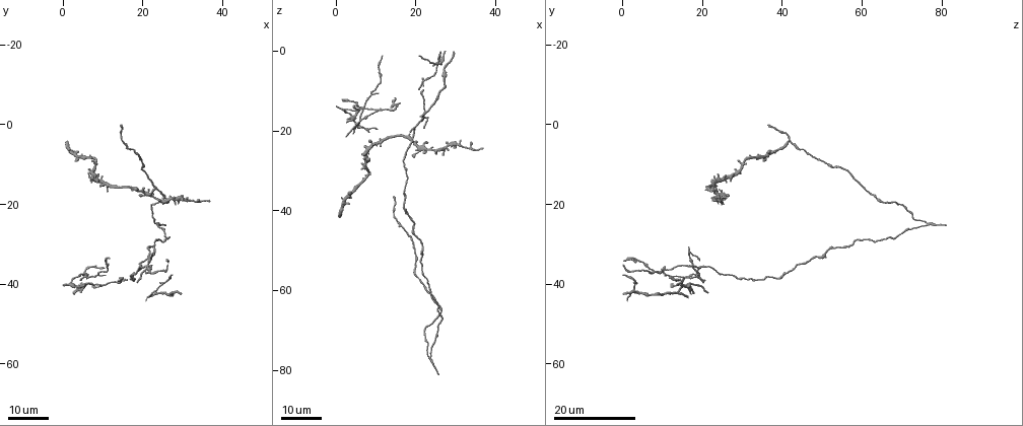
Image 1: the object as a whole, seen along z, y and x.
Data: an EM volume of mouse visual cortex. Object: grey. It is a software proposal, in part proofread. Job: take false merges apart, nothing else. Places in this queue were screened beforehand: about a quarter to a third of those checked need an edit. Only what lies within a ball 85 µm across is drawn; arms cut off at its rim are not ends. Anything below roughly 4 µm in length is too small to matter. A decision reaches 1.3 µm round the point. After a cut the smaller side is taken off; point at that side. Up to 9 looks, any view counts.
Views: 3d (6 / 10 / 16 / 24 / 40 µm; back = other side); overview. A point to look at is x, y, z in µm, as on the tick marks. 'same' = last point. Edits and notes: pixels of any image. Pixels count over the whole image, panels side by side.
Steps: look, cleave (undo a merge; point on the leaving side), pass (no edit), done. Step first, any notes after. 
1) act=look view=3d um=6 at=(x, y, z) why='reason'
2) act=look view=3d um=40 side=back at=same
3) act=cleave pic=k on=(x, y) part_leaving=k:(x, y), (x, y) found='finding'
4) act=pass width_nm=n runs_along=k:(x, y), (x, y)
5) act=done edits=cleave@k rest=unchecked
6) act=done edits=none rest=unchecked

act=look view=3d um=24 at=(22.0, 37.0, 8.0) why='side arm on a straight run'

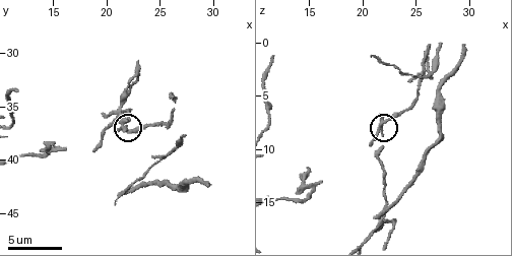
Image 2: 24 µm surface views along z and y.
act=look view=3d um=10 at=same

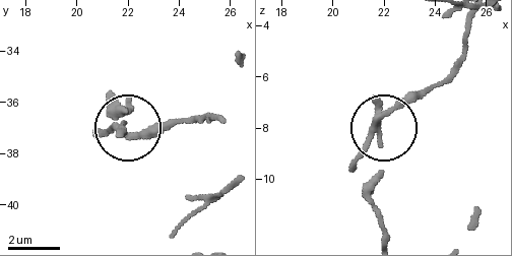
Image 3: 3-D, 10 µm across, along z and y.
act=cleave pic=3 on=(152, 132) found='two neurons meet here'

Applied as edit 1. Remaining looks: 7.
act=look view=3d um=24 at=(20.0, 34.0, 46.5) why='calibre changes'

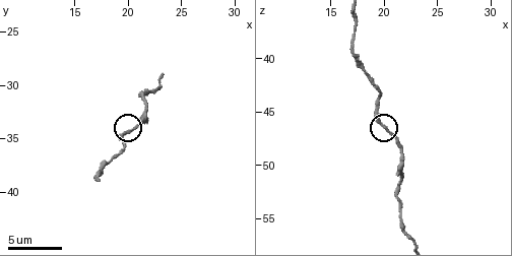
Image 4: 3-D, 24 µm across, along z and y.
act=look view=3d um=6 at=(20.2, 34.2, 46.4) why='zoom in'

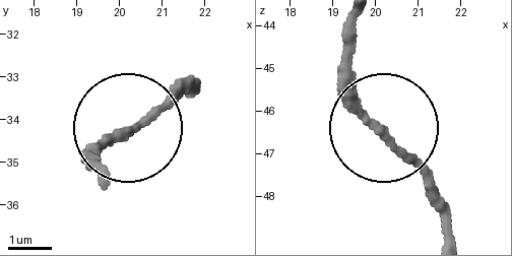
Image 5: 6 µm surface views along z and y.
act=look view=3d um=6 side=back at=(20.15, 34.30, 46.45)

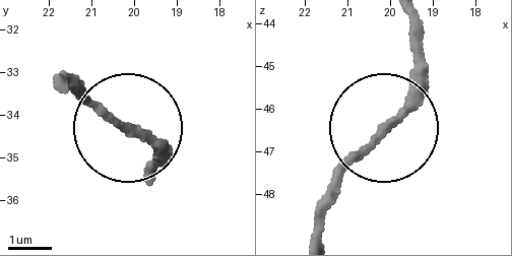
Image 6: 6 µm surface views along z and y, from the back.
act=pass runs_along=6:(315, 238), (322, 194), (405, 96), (421, 45) found='one neuron here'

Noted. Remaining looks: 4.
act=look view=3d um=10 at=(21.0, 35.2, 17.6) why='looks like a crossing'

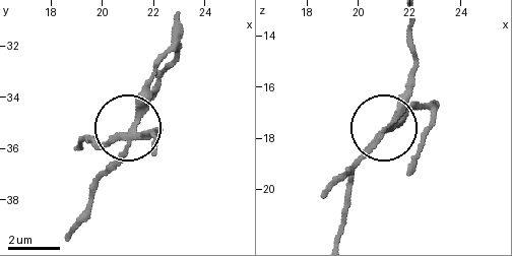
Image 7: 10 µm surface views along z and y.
act=look view=3d um=6 at=(21.3, 35.4, 17.6)

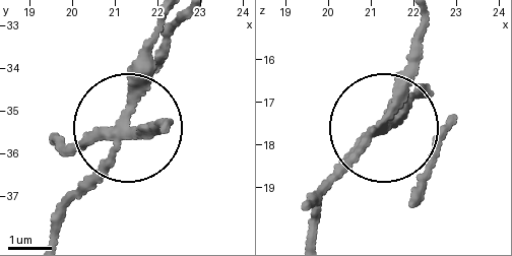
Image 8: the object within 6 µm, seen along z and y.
act=cleave pic=8 on=(133, 72) width_nm=230 part_leaving=8:(115, 126), (129, 64), (162, 20) found='a second neuron is stuck on'

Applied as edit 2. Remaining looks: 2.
act=look view=3d um=24 at=(23.0, 25.0, 76.5) why='three arms meet'

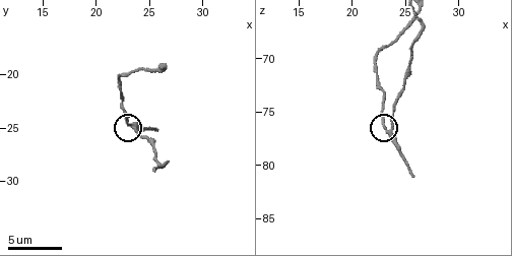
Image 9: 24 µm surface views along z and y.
act=look view=3d um=10 at=(23.8, 25.2, 76.6)

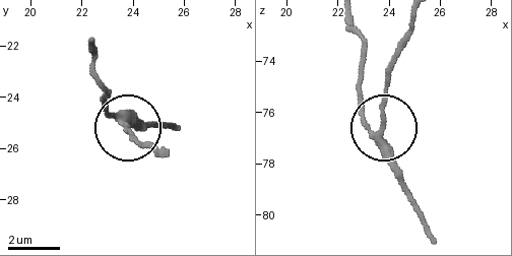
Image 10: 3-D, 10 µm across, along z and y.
act=pass width_nm=250 runs_along=10:(410, 18), (384, 97), (390, 163), (403, 193) found='continuous, no second neuron'

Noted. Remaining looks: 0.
act=done edits=cleave@3,cleave@8 rest=unchecked

